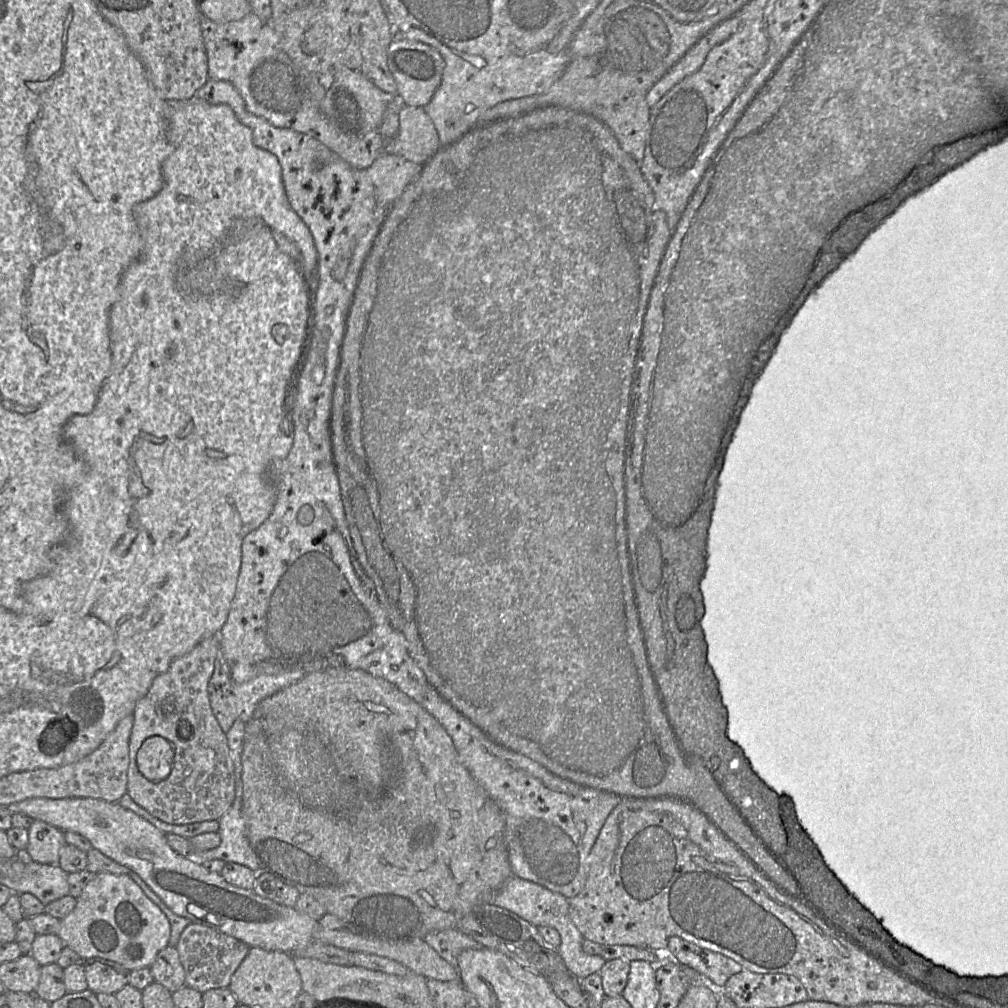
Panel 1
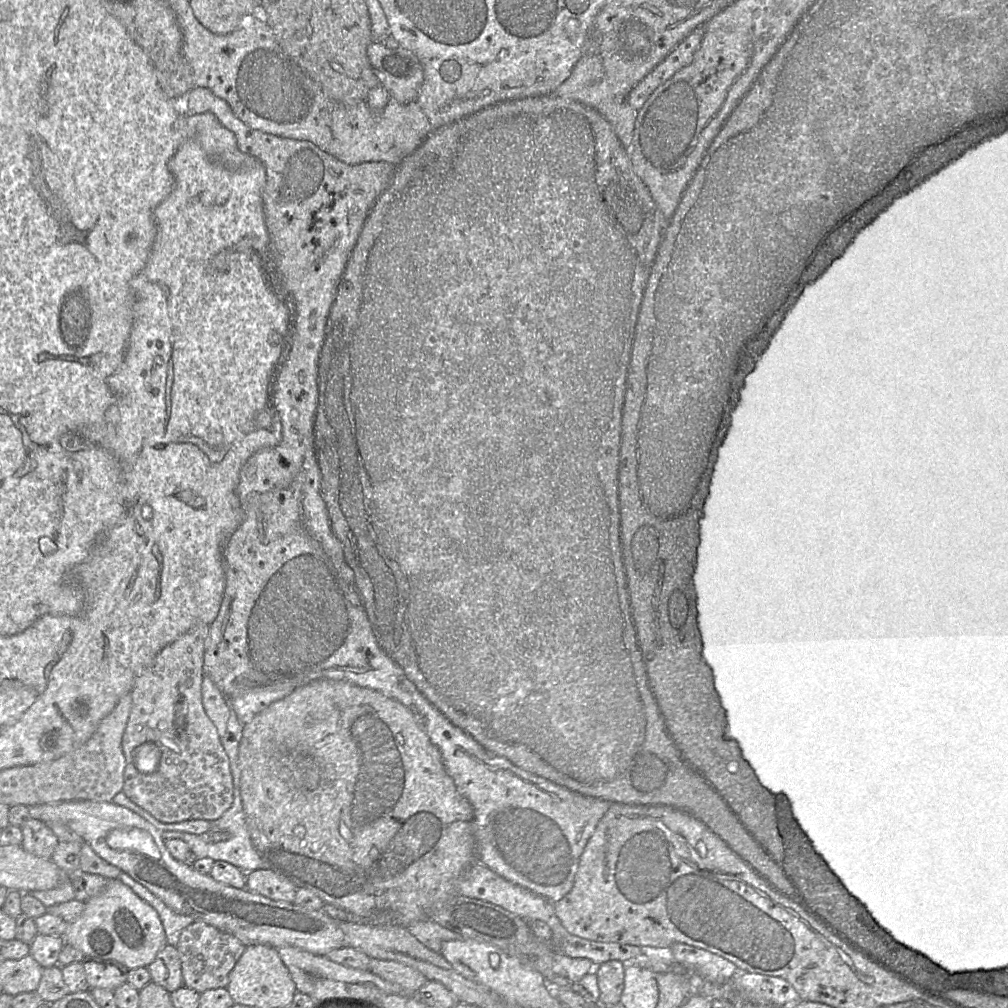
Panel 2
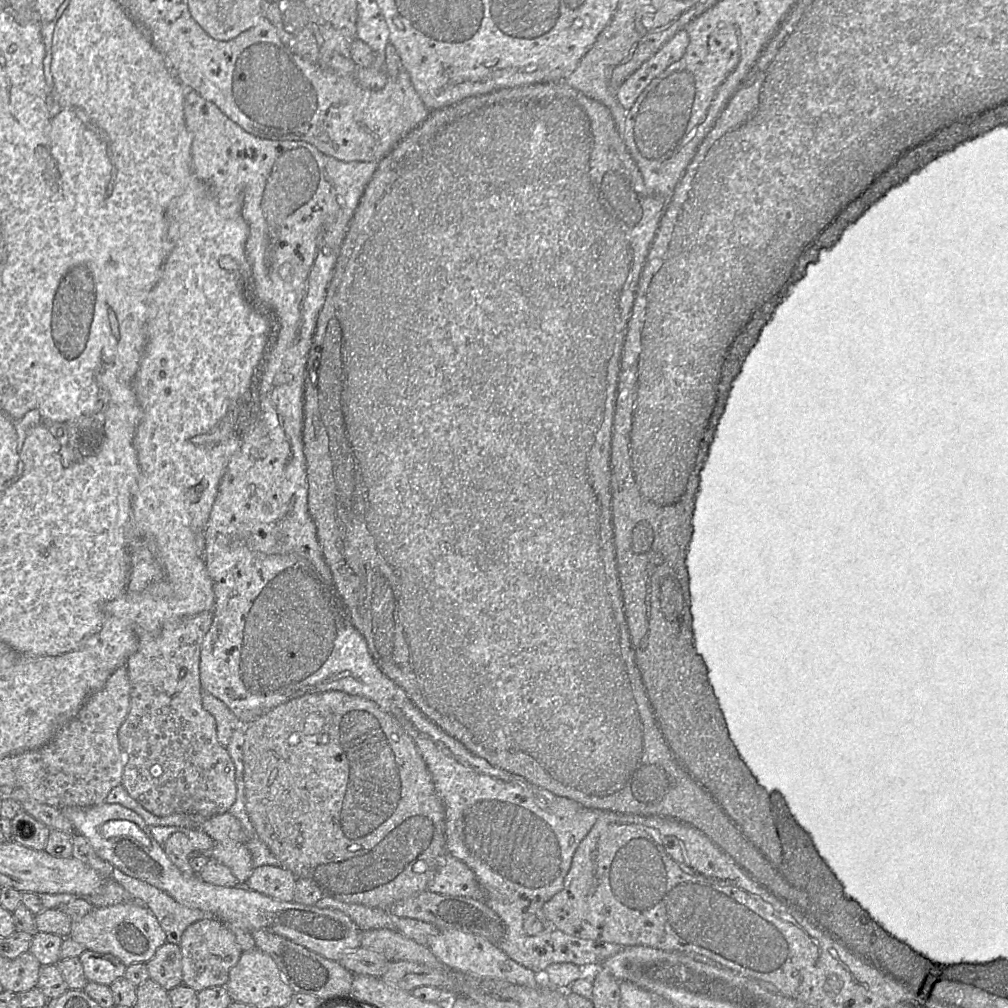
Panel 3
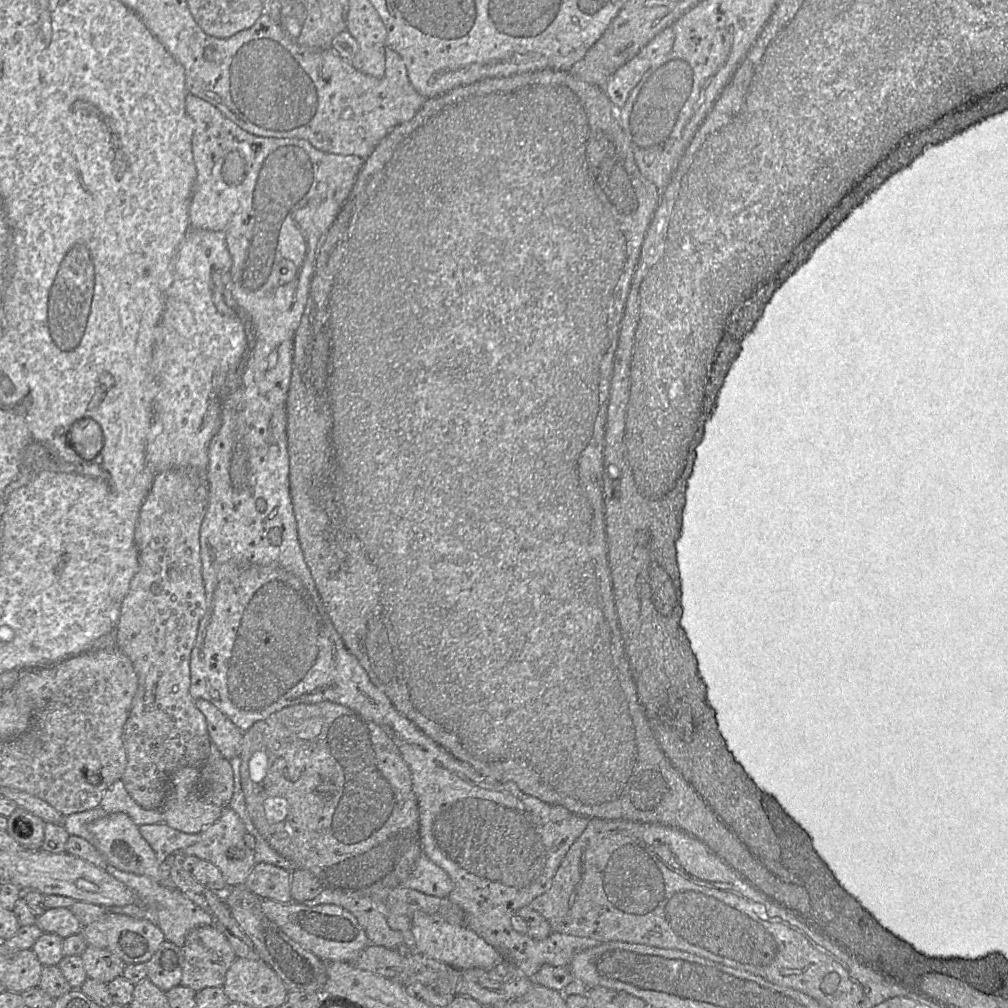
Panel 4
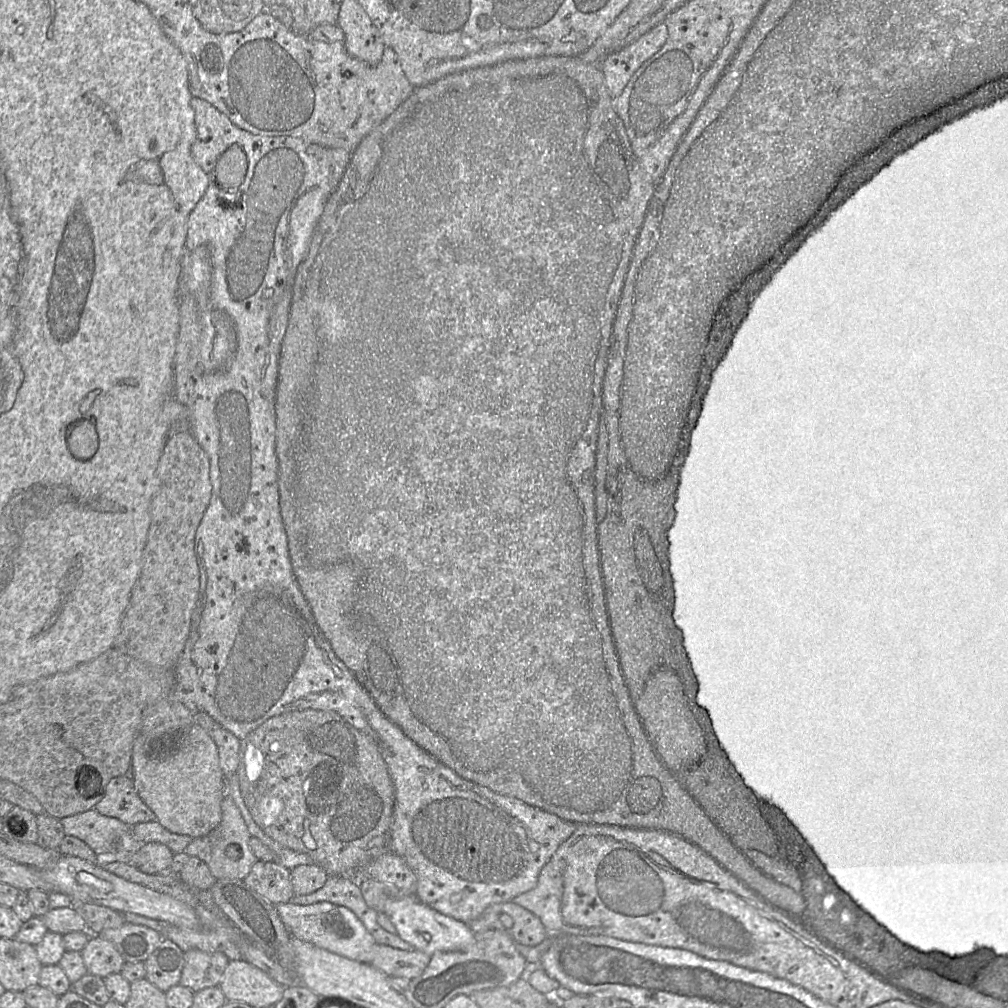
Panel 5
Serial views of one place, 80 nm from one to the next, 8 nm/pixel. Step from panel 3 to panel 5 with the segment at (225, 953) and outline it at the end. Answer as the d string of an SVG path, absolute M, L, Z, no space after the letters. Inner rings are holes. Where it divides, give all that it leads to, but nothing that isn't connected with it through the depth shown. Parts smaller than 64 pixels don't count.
M192 949L184 953L184 968L180 985L194 993L209 987L219 987L230 960L222 952L208 953Z

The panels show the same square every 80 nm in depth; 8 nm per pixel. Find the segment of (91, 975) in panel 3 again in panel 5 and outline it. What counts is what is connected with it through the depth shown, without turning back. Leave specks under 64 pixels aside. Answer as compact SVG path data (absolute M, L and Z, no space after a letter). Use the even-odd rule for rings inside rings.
M92 935L80 953L87 973L101 978L120 973L125 963L114 945L98 935Z

